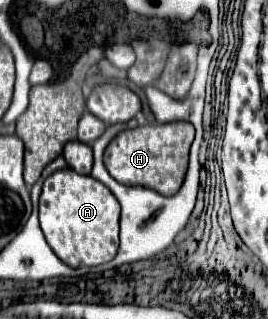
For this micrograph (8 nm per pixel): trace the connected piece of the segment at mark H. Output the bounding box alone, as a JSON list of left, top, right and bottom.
[105,122,195,196]

